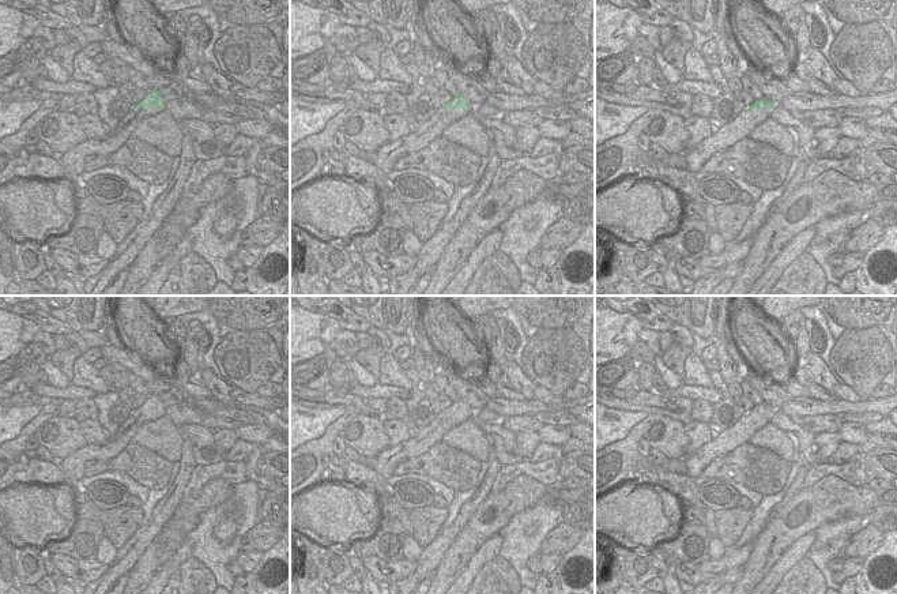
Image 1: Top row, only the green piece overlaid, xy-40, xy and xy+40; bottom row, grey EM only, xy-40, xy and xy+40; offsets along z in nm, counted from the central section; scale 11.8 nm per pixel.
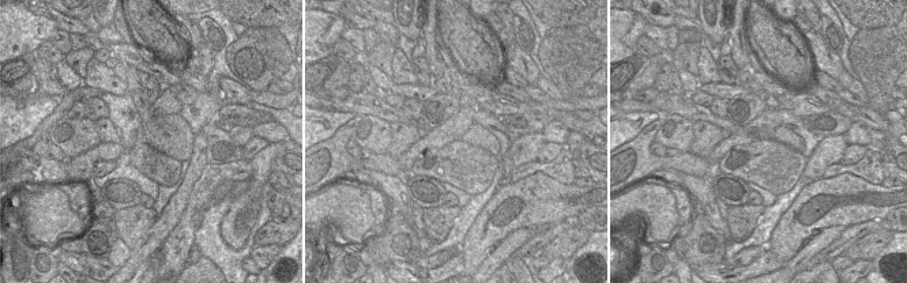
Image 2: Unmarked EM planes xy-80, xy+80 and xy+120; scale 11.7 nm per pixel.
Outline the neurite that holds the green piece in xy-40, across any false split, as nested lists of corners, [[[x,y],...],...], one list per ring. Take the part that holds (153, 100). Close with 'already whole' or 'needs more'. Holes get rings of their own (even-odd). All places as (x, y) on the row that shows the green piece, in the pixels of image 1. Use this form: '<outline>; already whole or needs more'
[[[151,89],[147,95],[137,104],[132,105],[133,109],[139,109],[140,114],[148,108],[165,109],[165,99],[158,90]]]; already whole

